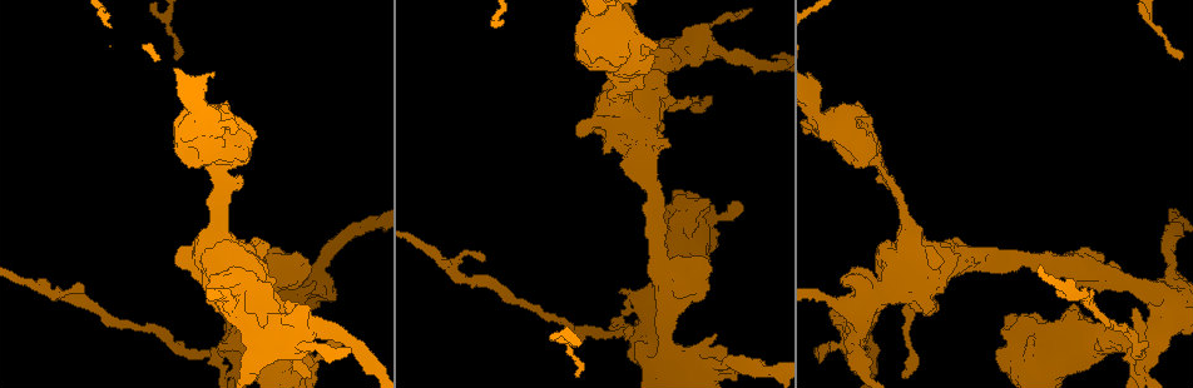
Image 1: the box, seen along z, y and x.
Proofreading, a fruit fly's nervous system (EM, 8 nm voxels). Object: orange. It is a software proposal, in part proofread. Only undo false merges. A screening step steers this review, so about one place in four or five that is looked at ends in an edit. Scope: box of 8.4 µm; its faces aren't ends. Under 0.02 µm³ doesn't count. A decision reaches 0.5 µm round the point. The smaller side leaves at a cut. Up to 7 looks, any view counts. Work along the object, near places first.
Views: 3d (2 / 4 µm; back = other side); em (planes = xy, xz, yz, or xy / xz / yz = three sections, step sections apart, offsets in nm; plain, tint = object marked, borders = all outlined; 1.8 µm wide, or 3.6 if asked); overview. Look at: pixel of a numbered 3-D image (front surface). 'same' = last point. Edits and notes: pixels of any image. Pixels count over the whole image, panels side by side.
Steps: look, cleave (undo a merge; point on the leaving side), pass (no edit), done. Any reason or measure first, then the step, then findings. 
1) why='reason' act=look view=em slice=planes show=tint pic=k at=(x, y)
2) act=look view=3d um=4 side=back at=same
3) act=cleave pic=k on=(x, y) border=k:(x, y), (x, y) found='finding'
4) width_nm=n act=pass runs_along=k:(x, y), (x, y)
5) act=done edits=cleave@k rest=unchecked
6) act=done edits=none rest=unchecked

act=look view=em um=3.6 slice=planes show=tint pic=1 at=(650, 101)

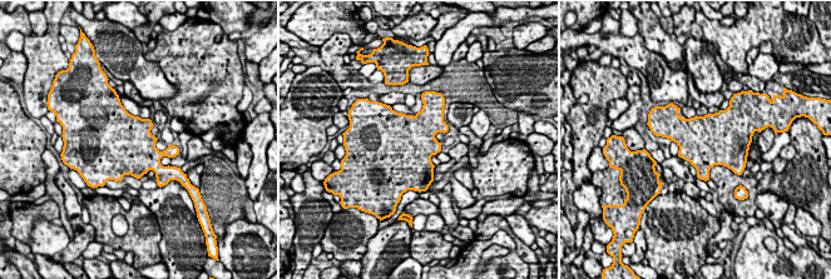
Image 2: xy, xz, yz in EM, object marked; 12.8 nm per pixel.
width_nm=650 act=pass found='one neuron here'

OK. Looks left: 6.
why='closes a loop' act=look view=3d um=4 pic=1 at=(310, 328)

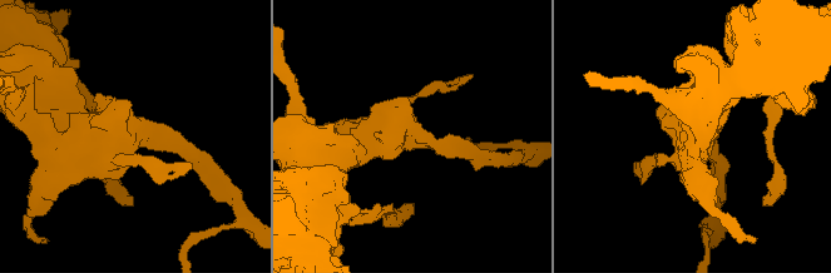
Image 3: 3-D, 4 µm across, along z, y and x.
act=look view=em um=3.6 slice=xz step=4 show=tint pic=3 at=(411, 134)

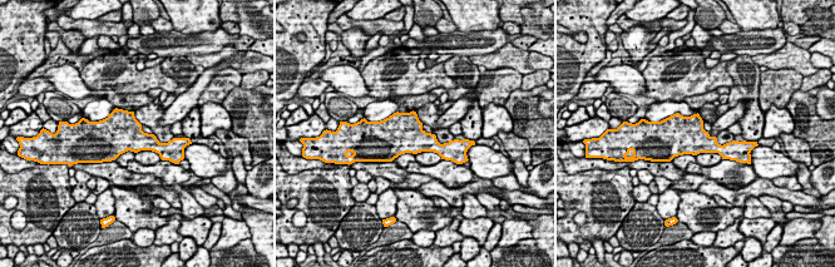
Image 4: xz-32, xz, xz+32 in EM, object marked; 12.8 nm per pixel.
why='cut it another way' act=look view=em um=3.6 slice=planes show=borders at=same

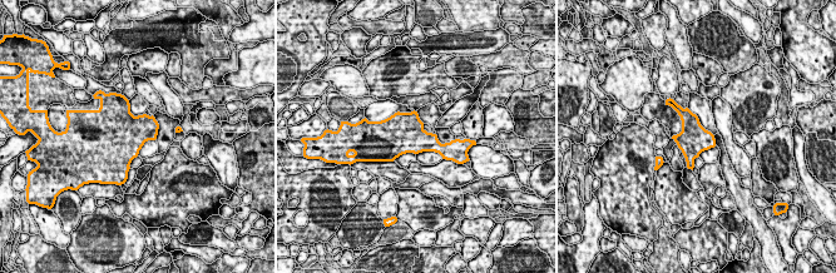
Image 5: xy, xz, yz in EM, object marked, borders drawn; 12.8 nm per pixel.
act=pass found='all the same neuron'

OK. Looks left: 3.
why='sharp bend' act=look view=em um=3.6 slice=xy step=4 show=tint pic=1 at=(852, 135)

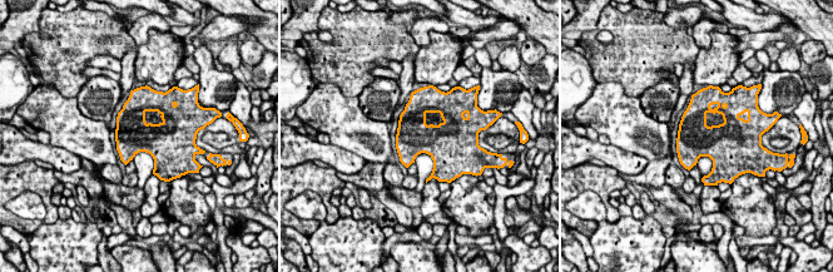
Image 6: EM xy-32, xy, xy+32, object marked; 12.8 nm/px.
why='another direction' act=look view=em um=3.6 slice=planes show=tint at=same

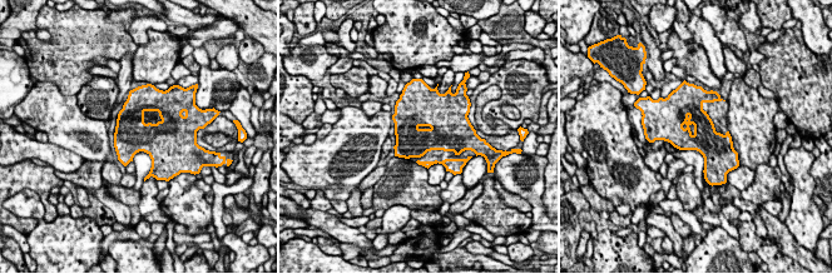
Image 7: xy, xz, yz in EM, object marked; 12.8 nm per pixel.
act=pass found='one neuron here'

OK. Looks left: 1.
act=done edits=none rest=unchecked

